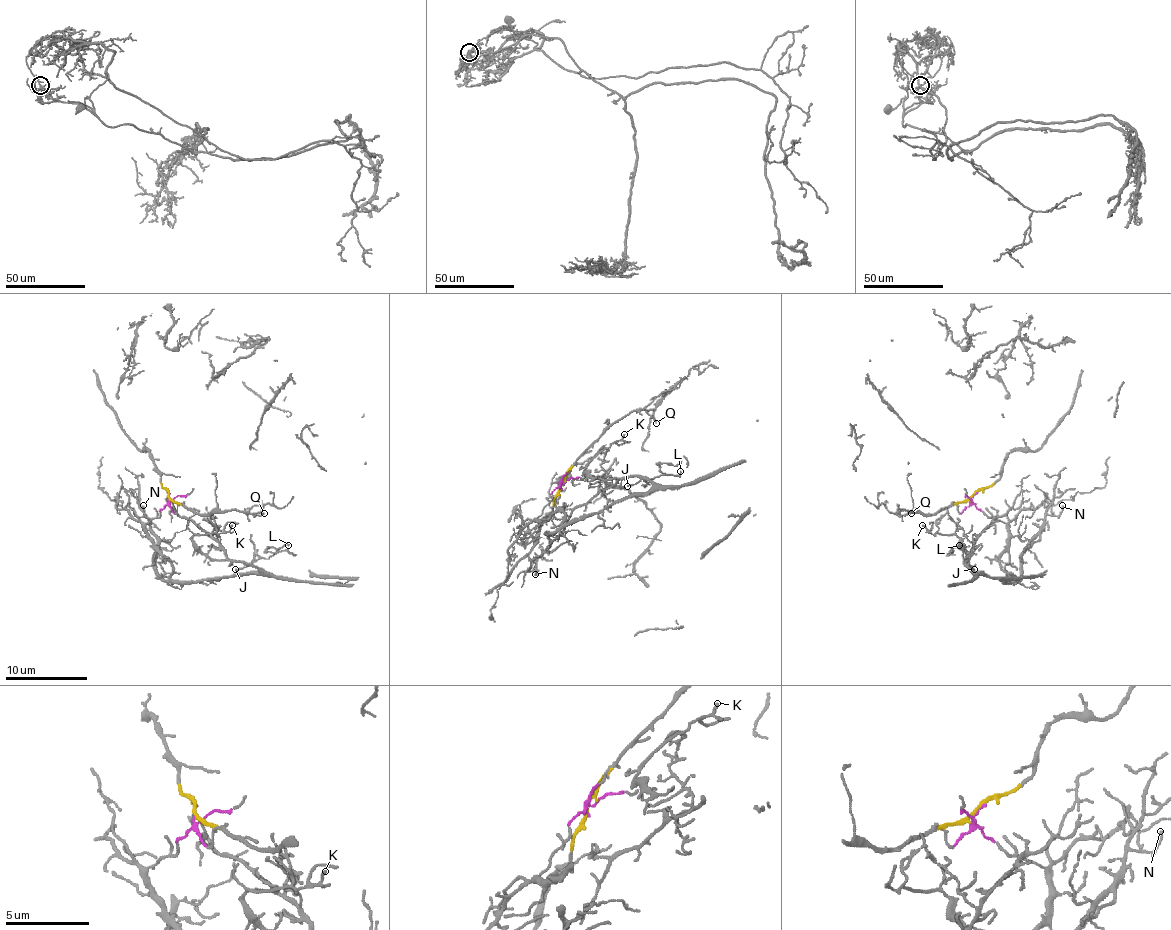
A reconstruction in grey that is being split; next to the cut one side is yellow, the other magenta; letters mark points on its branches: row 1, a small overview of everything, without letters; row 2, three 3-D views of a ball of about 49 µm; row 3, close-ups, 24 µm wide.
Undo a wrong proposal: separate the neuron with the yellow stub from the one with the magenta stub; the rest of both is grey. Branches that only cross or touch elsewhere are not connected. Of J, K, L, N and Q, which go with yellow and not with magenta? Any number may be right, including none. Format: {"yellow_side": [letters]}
{"yellow_side": ["Q"]}

